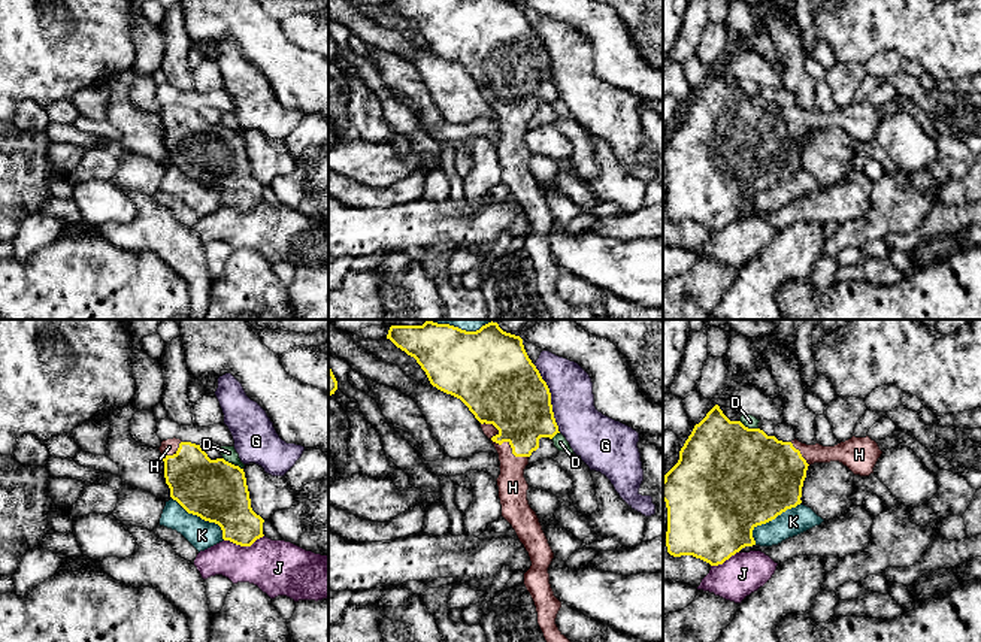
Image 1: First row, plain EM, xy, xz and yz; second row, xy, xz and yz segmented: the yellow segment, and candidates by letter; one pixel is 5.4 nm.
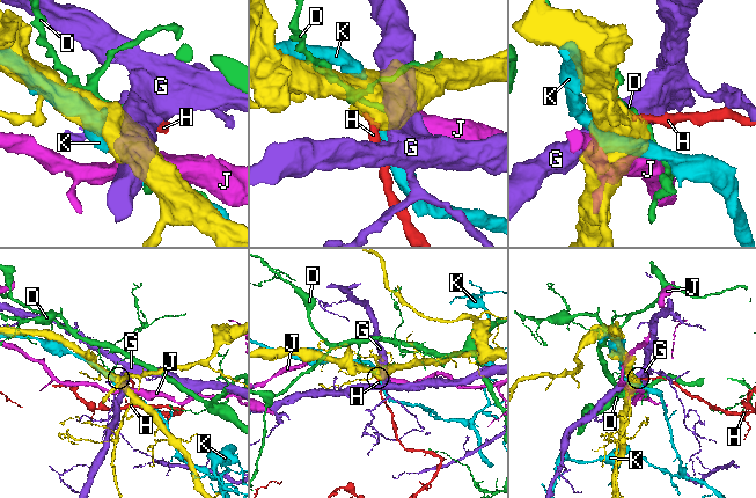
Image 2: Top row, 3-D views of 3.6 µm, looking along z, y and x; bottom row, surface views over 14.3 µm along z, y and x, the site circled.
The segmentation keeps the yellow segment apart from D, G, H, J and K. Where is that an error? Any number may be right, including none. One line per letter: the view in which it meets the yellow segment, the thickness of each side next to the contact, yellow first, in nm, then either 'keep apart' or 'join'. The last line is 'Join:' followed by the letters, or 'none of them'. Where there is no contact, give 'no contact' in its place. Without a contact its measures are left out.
D: xy | 340/80 nm | keep apart
G: xz | 400/240 nm | keep apart
H: xz | 360/160 nm | join
J: xy | 240/300 nm | keep apart
K: yz | 500/150 nm | keep apart
Join: H

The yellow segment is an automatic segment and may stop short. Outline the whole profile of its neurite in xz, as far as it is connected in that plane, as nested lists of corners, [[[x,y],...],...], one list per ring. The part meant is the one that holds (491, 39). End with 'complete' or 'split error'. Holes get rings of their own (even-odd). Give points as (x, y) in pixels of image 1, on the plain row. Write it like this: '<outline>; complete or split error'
[[[387,0],[387,4],[417,25],[433,52],[460,64],[494,110],[500,127],[500,140],[496,146],[502,182],[512,191],[529,218],[532,231],[524,239],[524,251],[535,267],[538,290],[551,320],[570,320],[572,308],[555,290],[561,267],[549,249],[548,233],[554,218],[536,178],[529,170],[529,149],[524,143],[529,122],[539,113],[539,105],[552,105],[560,97],[549,54],[529,24],[523,4],[515,0]]]; split error

